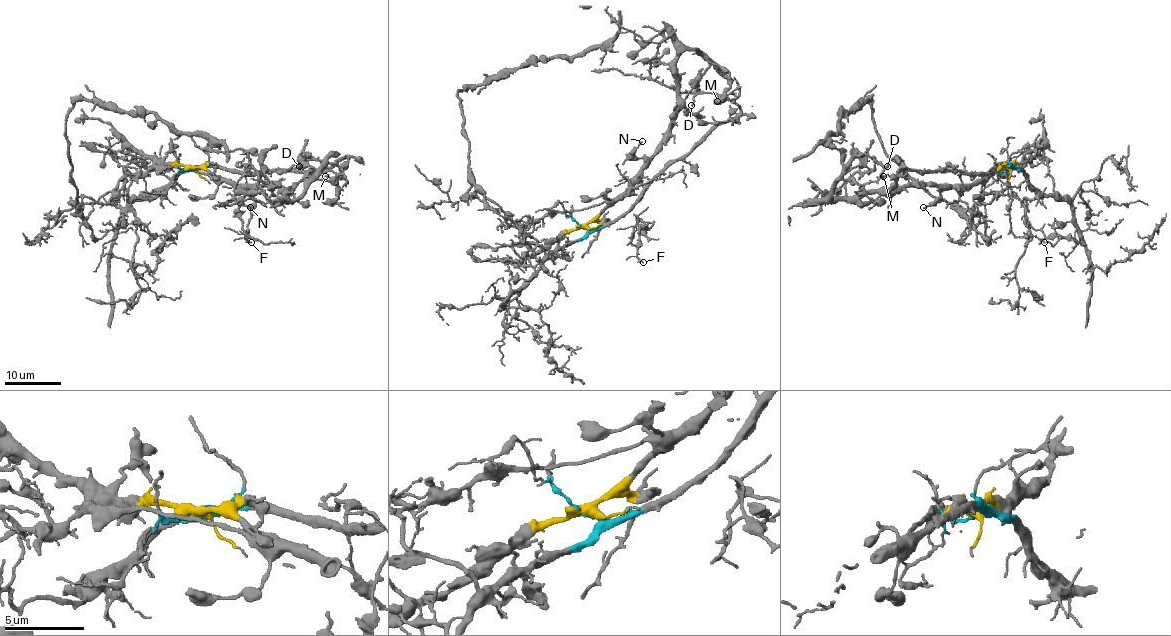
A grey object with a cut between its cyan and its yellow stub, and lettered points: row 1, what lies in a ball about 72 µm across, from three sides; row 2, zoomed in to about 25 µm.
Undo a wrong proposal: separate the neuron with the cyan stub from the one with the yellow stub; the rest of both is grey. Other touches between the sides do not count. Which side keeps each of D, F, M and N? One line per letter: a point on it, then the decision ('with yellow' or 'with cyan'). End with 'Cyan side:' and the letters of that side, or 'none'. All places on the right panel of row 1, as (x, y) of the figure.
D: at (887, 166); with cyan
F: at (1044, 242); with cyan
M: at (883, 176); with cyan
N: at (923, 207); with yellow
Cyan side: D, F, M

